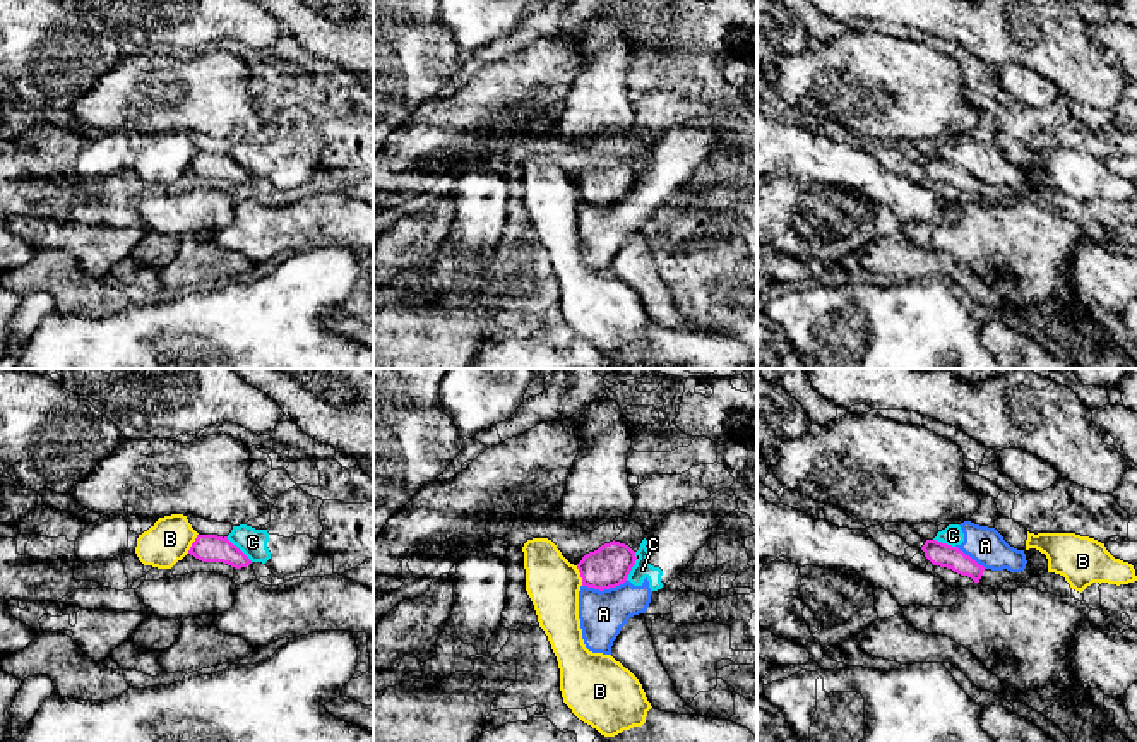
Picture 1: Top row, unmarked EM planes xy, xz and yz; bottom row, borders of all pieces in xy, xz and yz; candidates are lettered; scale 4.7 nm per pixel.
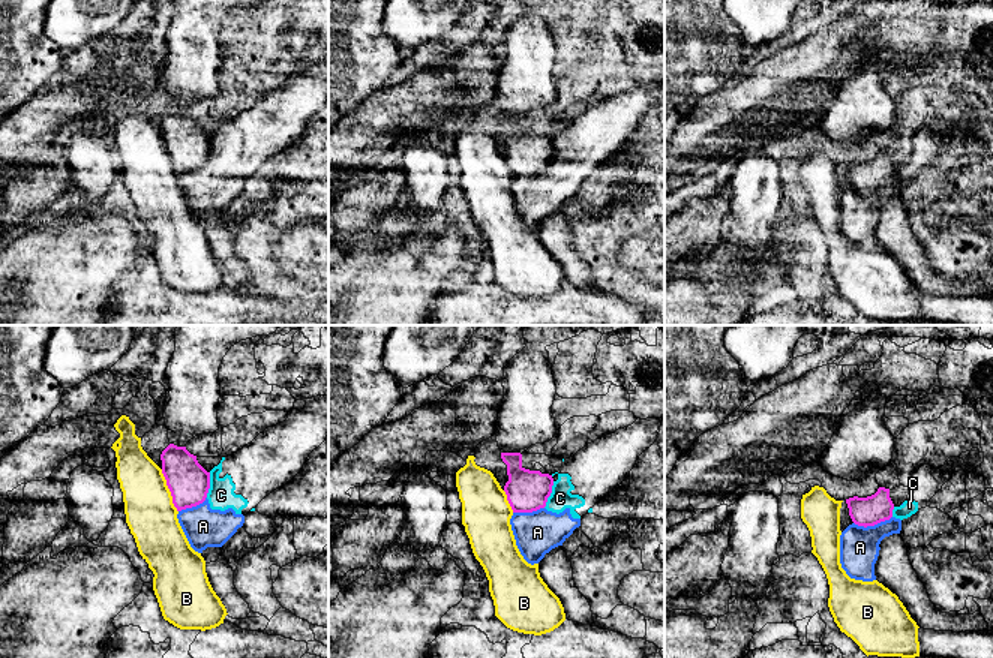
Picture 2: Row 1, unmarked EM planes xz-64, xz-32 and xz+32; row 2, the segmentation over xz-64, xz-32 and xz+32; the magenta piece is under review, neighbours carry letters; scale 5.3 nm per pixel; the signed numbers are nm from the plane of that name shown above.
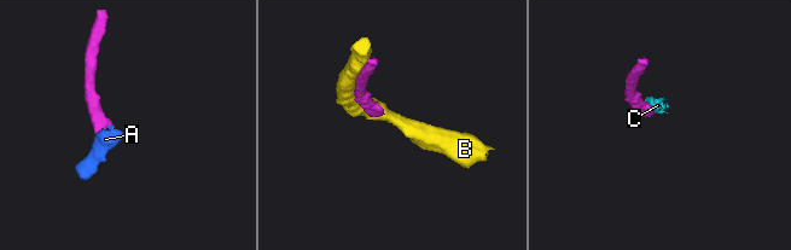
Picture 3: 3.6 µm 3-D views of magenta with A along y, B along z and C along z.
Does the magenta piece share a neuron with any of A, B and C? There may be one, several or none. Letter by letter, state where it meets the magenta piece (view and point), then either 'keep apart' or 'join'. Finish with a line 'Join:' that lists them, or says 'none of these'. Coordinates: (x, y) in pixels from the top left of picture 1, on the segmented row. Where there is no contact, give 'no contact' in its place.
A: contact xz (603, 588); keep apart
B: contact xz (581, 576); keep apart
C: contact xz (632, 566); keep apart
Join: none of these

